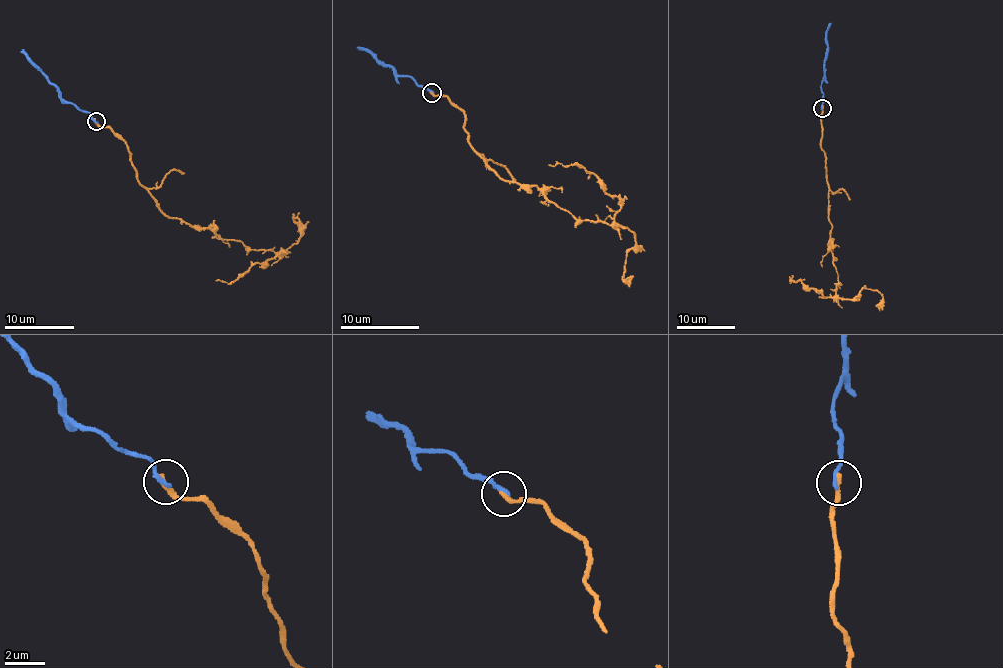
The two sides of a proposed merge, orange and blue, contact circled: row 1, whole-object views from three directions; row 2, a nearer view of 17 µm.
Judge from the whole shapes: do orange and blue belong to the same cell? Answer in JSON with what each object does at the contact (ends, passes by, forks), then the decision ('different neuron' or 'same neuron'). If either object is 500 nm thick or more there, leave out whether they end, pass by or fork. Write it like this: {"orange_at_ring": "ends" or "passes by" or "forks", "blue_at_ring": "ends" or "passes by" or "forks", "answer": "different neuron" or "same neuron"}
{"orange_at_ring": "ends", "blue_at_ring": "ends", "answer": "different neuron"}

